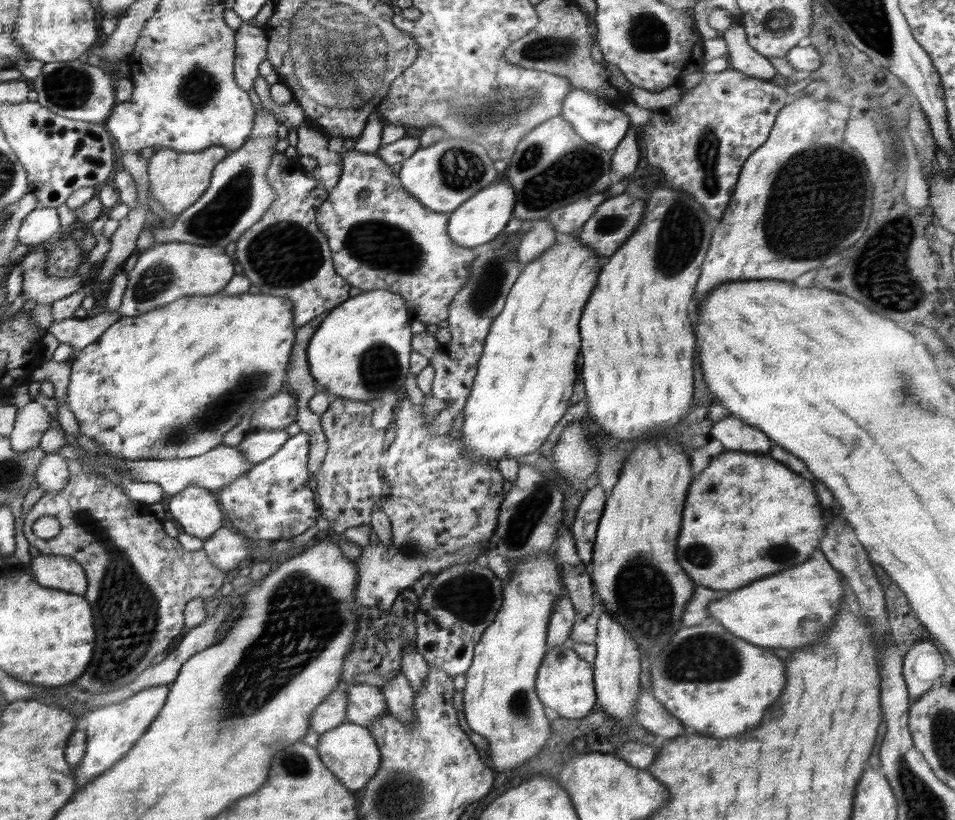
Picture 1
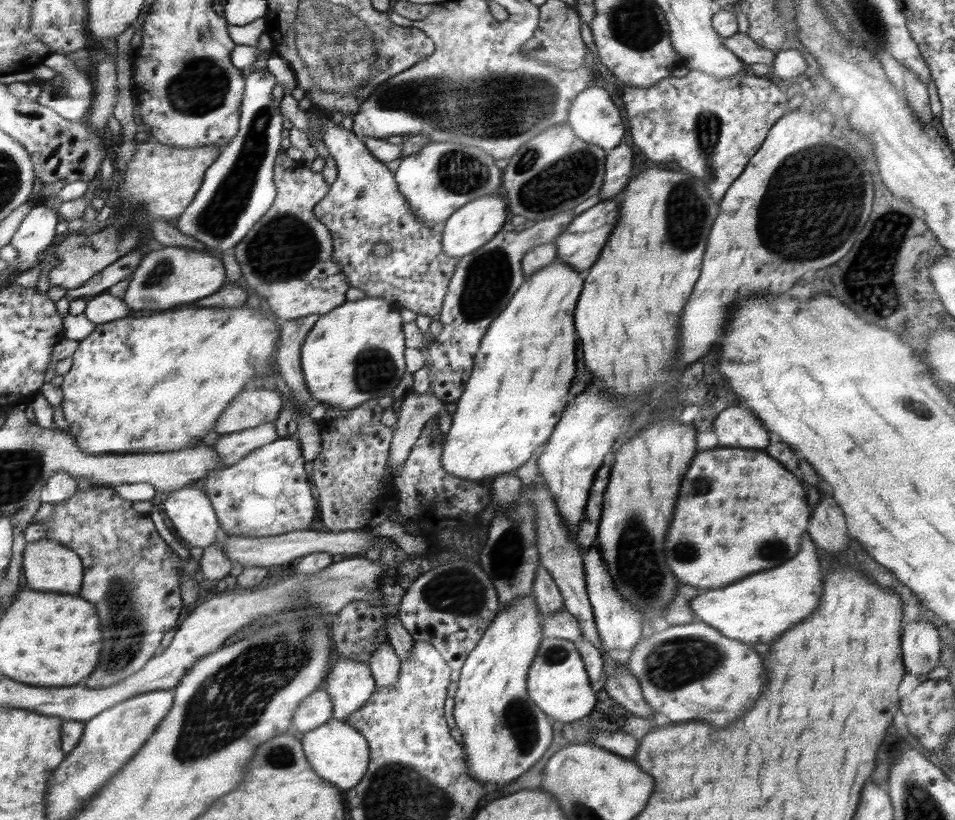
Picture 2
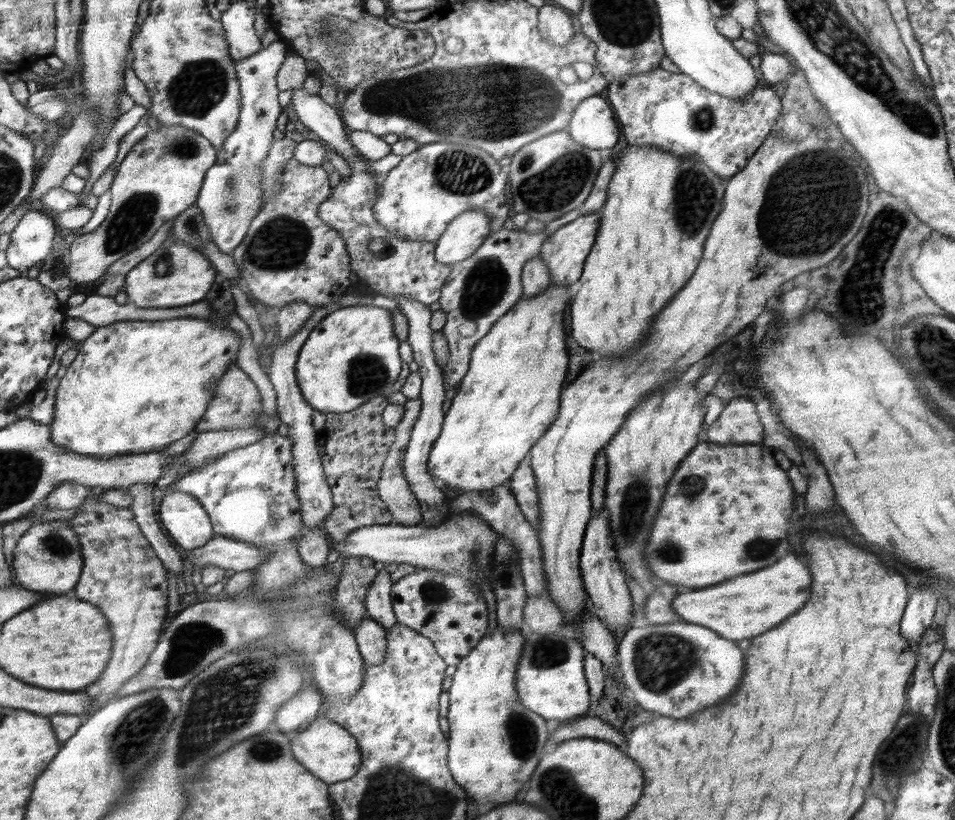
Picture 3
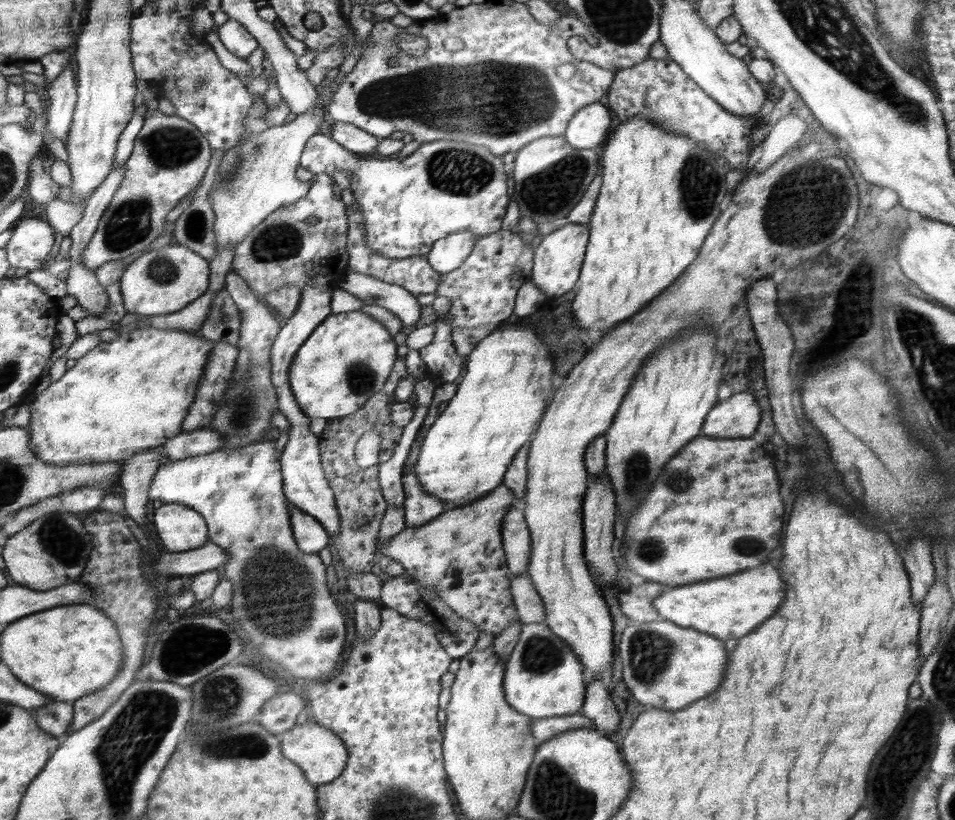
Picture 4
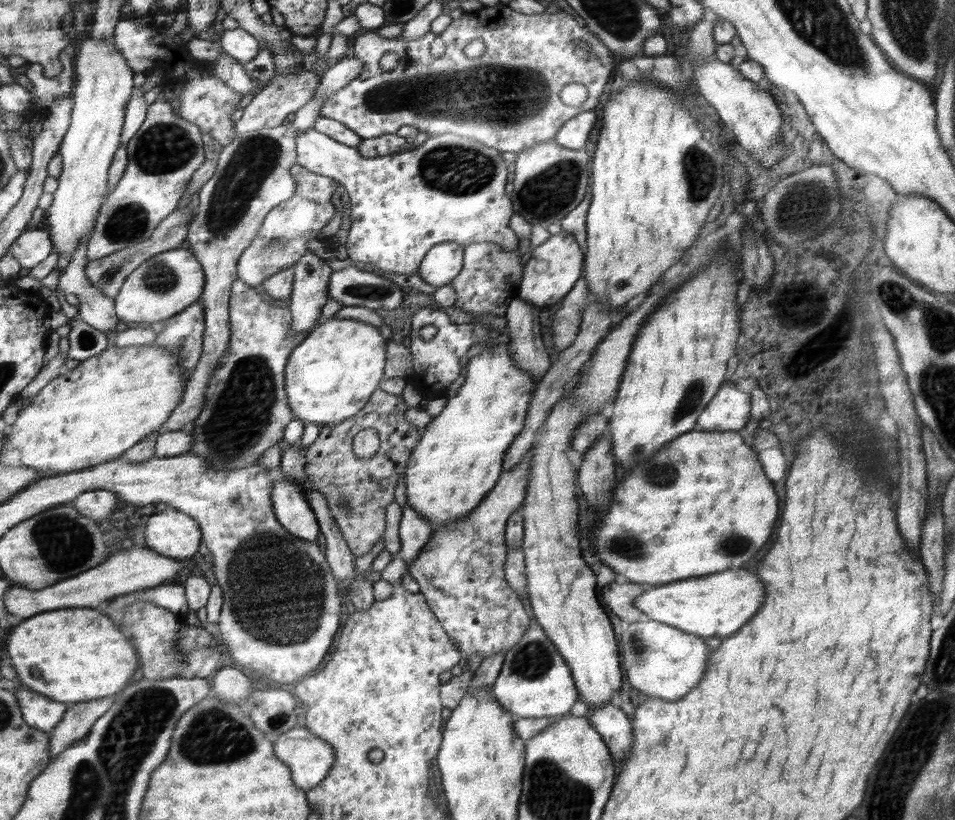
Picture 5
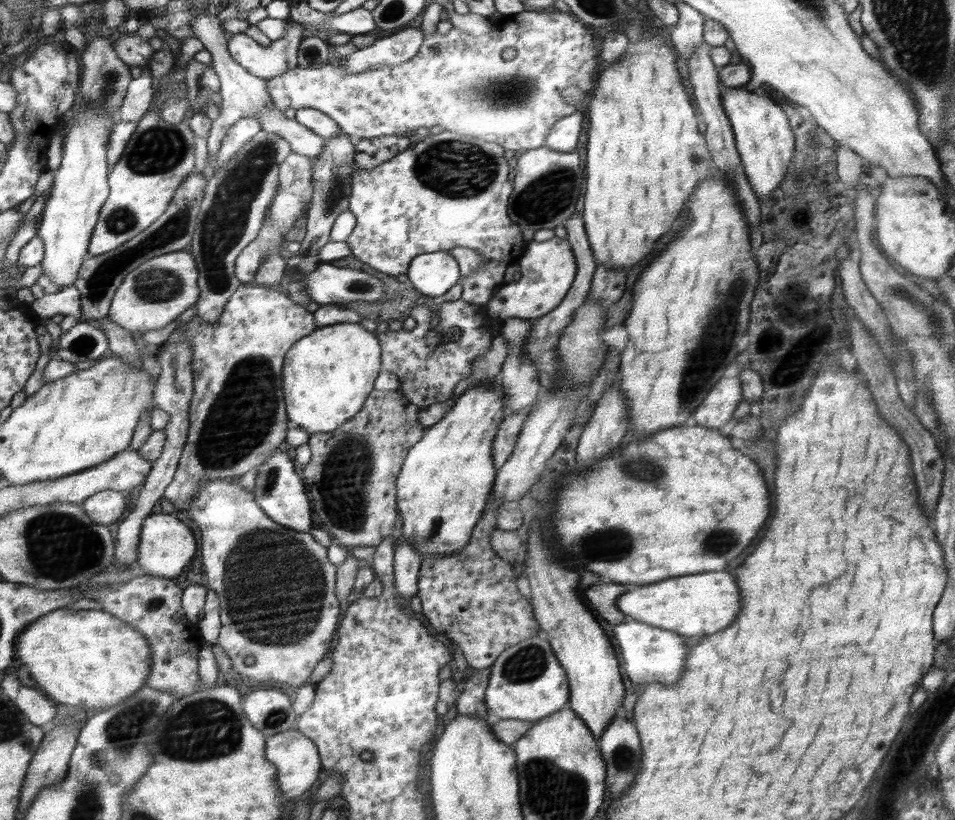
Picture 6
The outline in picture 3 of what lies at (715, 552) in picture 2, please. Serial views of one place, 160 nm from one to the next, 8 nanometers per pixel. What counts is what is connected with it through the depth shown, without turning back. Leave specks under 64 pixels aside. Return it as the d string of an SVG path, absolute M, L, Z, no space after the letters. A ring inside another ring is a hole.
M703 441L693 448L676 472L678 476L674 476L674 484L670 484L670 496L666 496L666 508L662 508L662 516L655 516L658 522L651 528L654 538L649 538L650 546L645 548L646 564L654 576L672 584L704 588L730 580L730 576L766 568L788 552L794 494L786 472L772 458L771 447Z

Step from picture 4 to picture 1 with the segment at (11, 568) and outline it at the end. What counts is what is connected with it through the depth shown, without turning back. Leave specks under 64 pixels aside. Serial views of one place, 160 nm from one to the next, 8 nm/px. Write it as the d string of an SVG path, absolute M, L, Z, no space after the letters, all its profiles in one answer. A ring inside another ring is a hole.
M41 554L30 563L37 581L64 592L86 592L84 566L69 556Z

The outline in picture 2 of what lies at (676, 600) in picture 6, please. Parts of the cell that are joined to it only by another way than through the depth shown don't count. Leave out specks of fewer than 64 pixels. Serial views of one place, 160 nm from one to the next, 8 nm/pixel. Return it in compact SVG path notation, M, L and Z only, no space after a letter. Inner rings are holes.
M806 536L806 548L802 548L802 552L794 556L794 560L788 560L774 570L760 572L758 576L740 580L738 584L730 584L730 588L720 588L700 594L690 601L690 608L697 620L714 624L714 628L722 628L722 632L726 632L727 637L750 644L774 642L782 632L790 630L792 626L798 624L798 620L807 618L818 608L818 602L823 596L822 584L824 584L824 572L820 568L814 544Z

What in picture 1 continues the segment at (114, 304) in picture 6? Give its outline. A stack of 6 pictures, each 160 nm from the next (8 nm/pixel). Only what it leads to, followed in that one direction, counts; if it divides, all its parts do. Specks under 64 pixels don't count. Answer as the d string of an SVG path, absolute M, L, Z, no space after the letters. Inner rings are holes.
M182 241L162 243L142 252L134 268L127 273L127 288L122 304L115 312L120 312L122 317L138 317L184 297L216 294L232 276L232 258L224 248L202 247Z

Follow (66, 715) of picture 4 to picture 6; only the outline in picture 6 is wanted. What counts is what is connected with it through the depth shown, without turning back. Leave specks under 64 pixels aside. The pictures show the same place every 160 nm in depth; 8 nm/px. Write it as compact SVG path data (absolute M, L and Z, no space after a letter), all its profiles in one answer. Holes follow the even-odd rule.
M12 674L4 680L6 692L10 692L10 698L14 698L16 704L28 715L30 722L38 726L44 726L52 722L58 716L58 704L56 700L48 700L40 690L34 688L34 684L22 684L18 674Z

